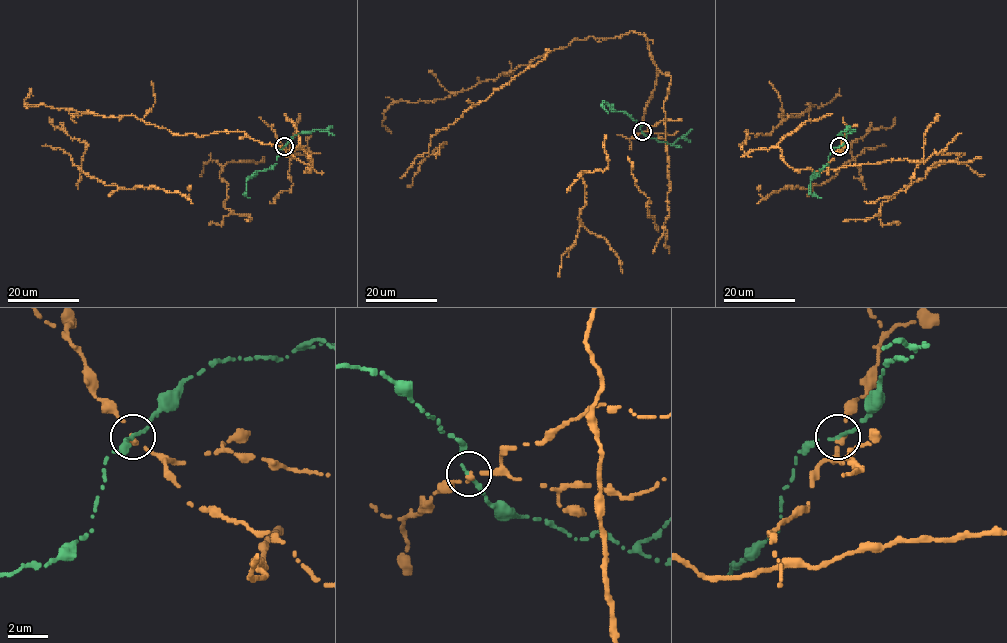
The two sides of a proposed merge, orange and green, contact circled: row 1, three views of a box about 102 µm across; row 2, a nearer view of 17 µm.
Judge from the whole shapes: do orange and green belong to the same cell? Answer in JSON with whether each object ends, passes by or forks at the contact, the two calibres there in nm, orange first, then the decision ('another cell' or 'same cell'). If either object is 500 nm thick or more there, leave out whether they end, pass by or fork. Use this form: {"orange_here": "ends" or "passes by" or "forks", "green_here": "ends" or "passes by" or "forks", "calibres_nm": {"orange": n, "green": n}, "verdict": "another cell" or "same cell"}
{"orange_here": "passes by", "green_here": "ends", "calibres_nm": {"orange": 190, "green": 260}, "verdict": "same cell"}

